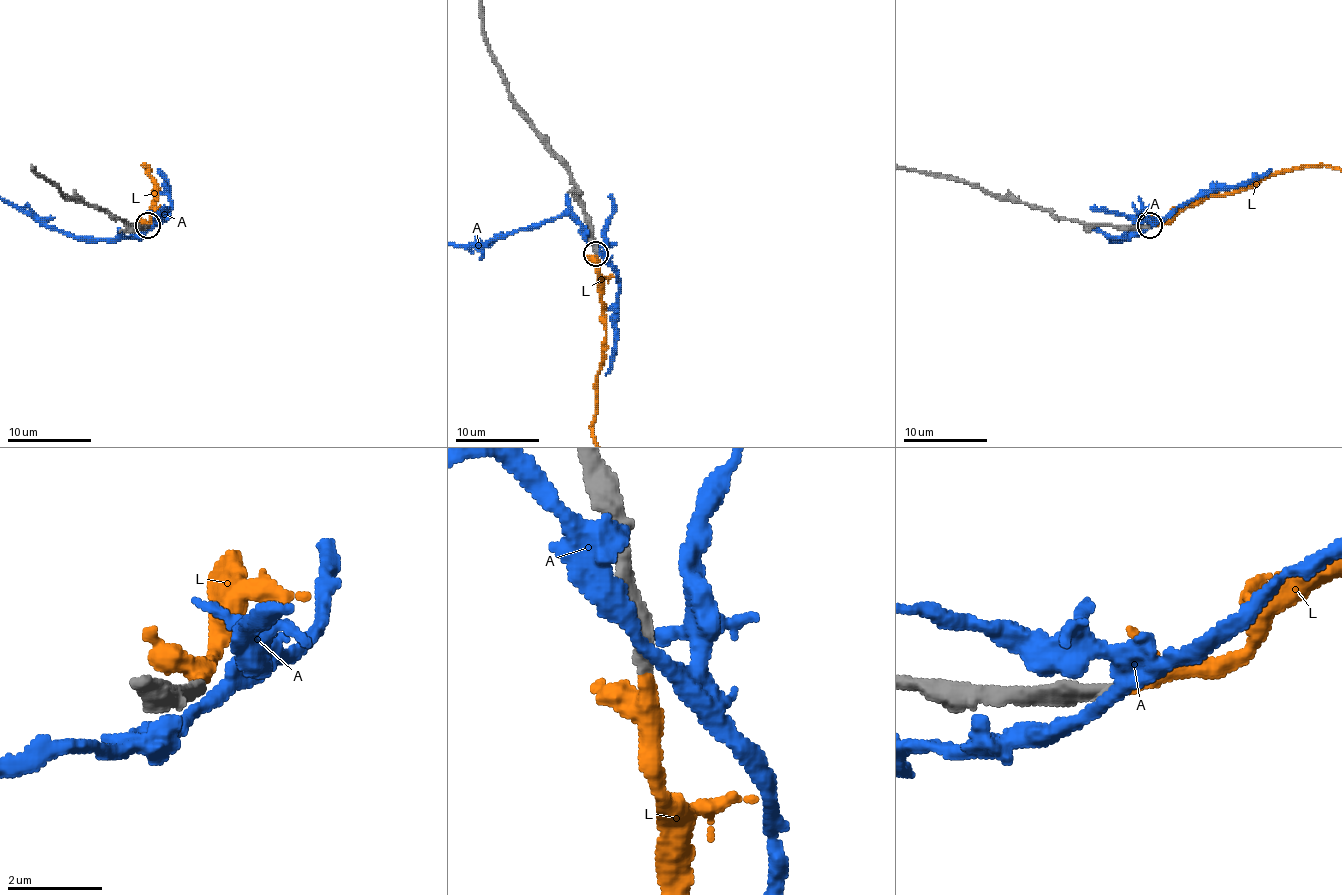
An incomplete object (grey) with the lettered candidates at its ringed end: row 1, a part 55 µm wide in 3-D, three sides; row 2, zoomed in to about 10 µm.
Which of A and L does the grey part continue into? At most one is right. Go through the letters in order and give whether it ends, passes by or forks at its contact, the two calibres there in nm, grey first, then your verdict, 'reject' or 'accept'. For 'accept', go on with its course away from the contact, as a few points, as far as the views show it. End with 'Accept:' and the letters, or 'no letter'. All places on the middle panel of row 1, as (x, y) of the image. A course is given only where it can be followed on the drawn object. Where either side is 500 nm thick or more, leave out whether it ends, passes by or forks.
A: it passes by | 440/320 nm | reject
L: it passes by | 320/320 nm | accept | via (595, 253), (597, 282), (605, 314), (605, 350), (597, 371), (593, 432)
Accept: L

